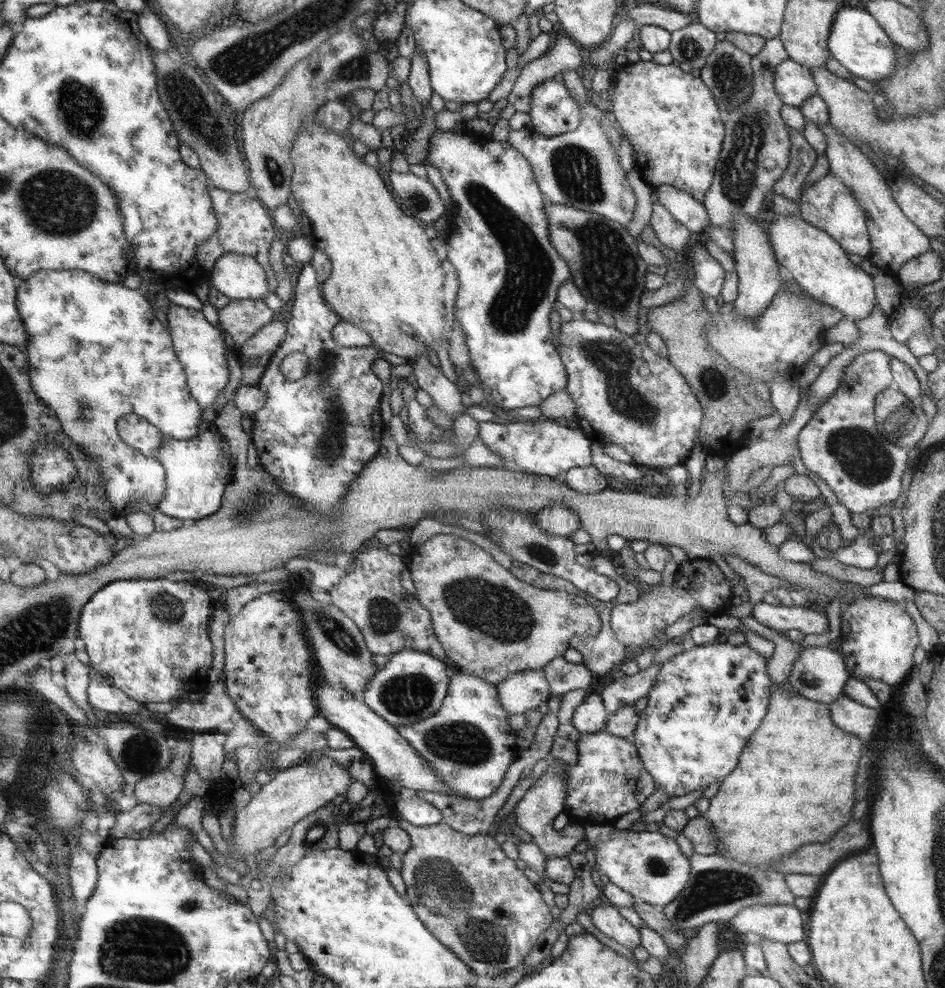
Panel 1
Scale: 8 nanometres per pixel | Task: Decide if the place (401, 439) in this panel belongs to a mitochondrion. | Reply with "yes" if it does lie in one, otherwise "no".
no

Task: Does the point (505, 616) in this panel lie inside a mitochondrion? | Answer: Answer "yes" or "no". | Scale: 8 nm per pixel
yes

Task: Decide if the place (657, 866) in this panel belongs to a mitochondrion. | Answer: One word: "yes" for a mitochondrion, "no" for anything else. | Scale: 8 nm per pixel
yes

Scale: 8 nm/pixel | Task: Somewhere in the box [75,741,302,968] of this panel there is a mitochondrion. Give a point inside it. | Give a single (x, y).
(191, 905)

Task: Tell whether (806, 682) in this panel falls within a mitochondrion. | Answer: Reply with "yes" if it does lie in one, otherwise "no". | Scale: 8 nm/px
no

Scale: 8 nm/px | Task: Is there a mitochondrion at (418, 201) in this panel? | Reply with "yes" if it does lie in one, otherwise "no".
yes

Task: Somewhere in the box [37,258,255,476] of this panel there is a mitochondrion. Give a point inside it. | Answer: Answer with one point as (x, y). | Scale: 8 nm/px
(84, 407)

